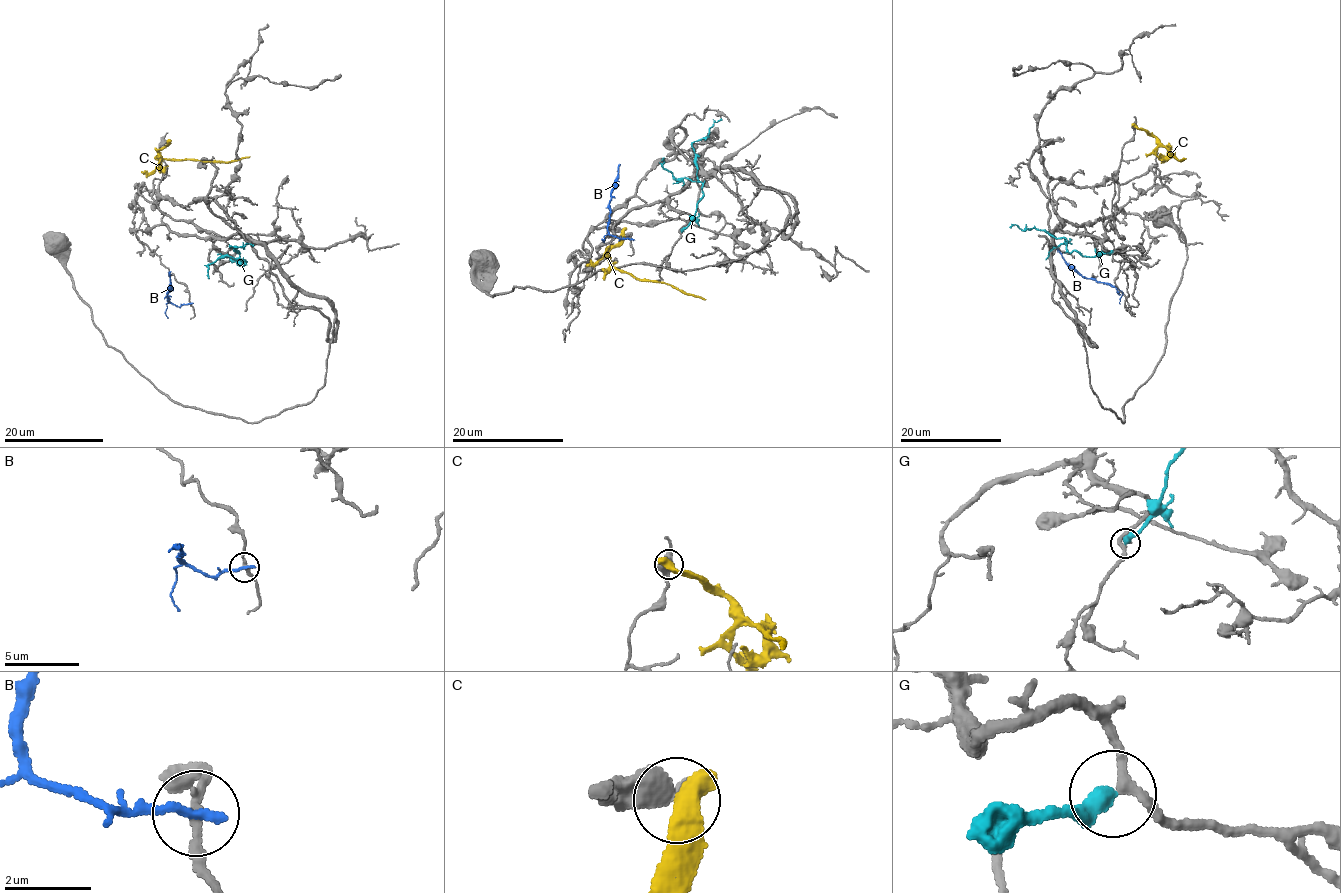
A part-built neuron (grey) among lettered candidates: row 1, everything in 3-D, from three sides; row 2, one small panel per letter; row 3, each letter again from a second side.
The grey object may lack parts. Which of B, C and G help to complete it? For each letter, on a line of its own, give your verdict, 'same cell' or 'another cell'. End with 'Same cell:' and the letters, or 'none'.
B: another cell
C: another cell
G: same cell
Same cell: G

